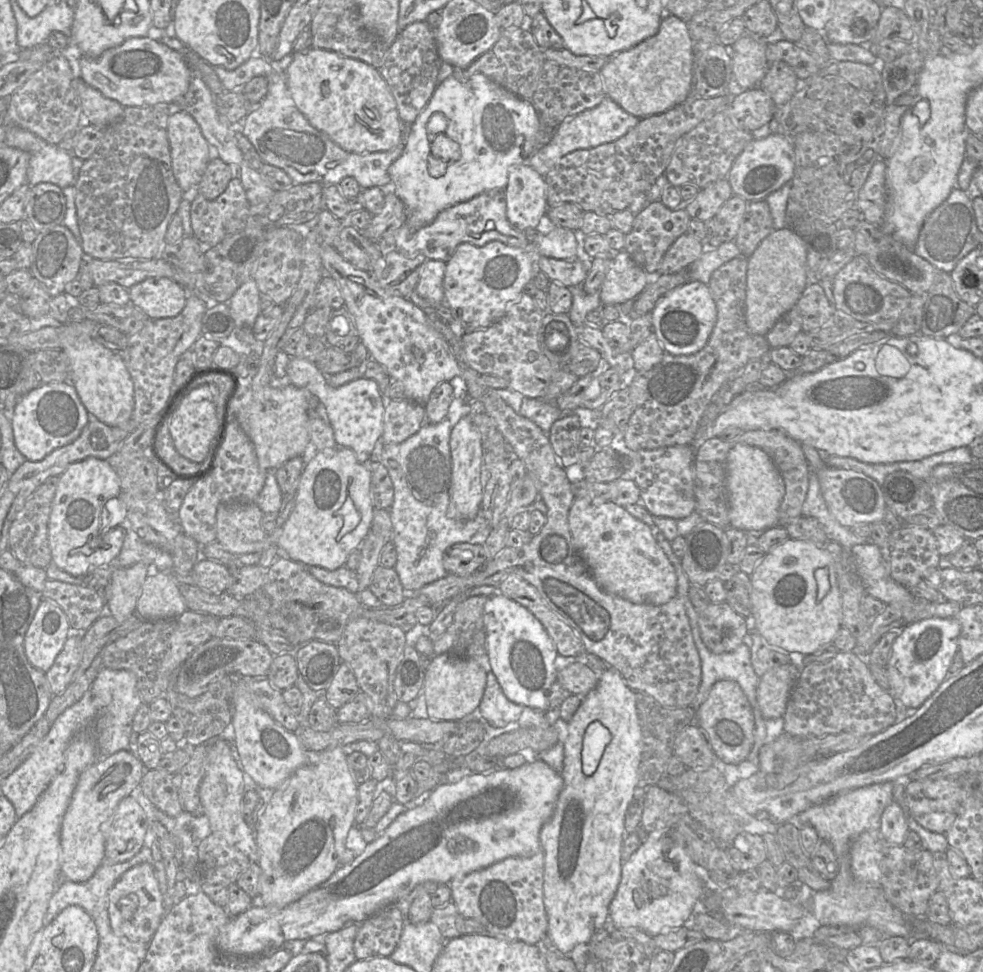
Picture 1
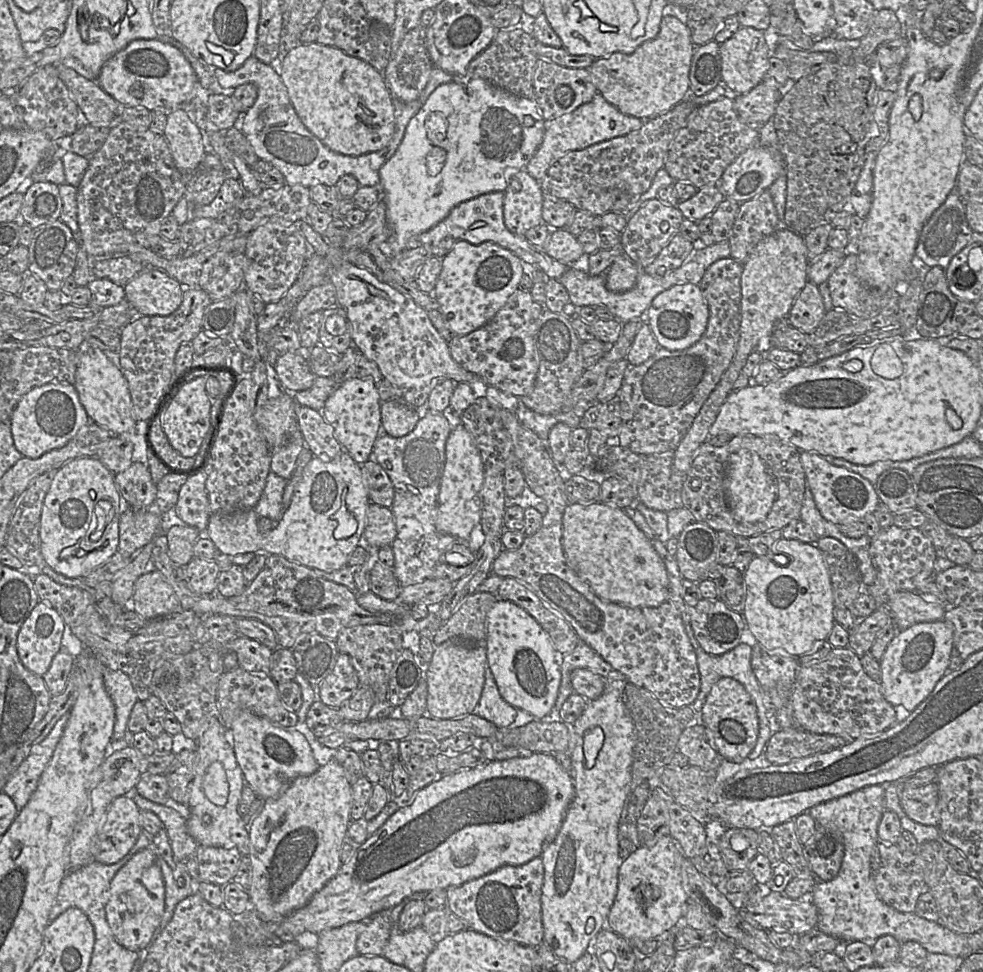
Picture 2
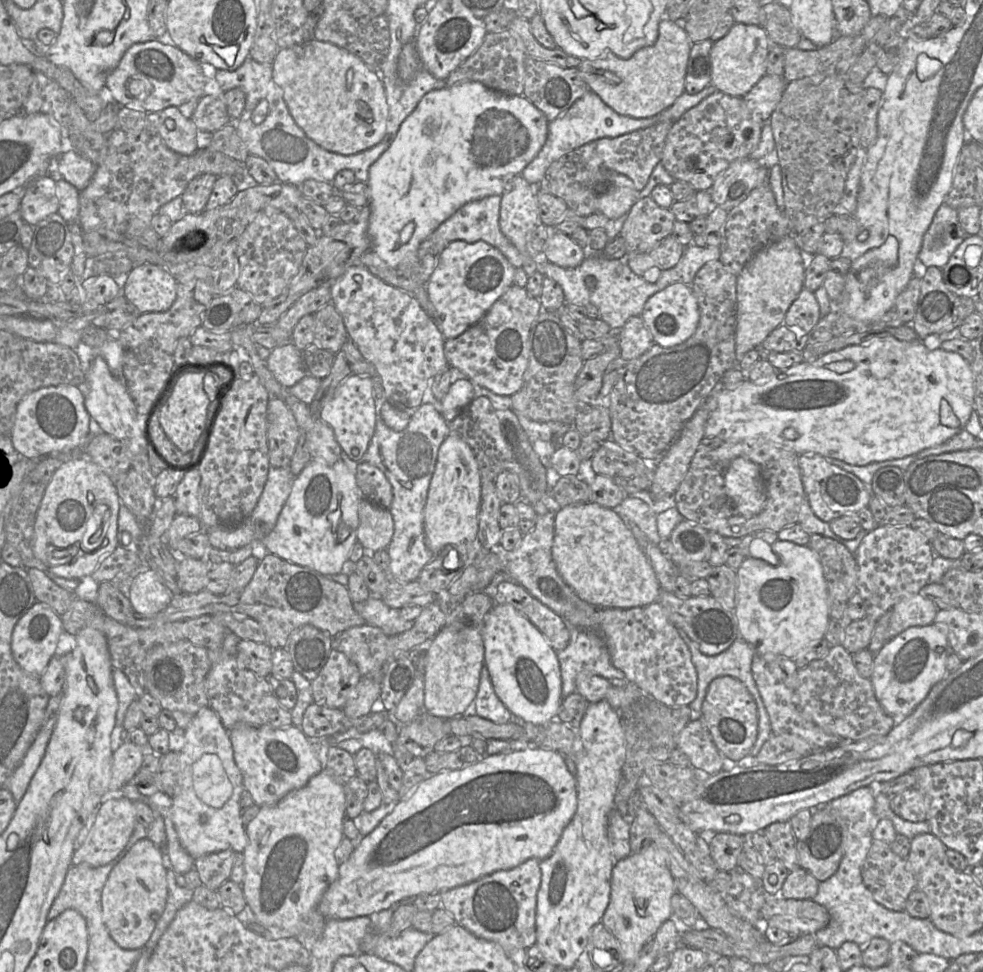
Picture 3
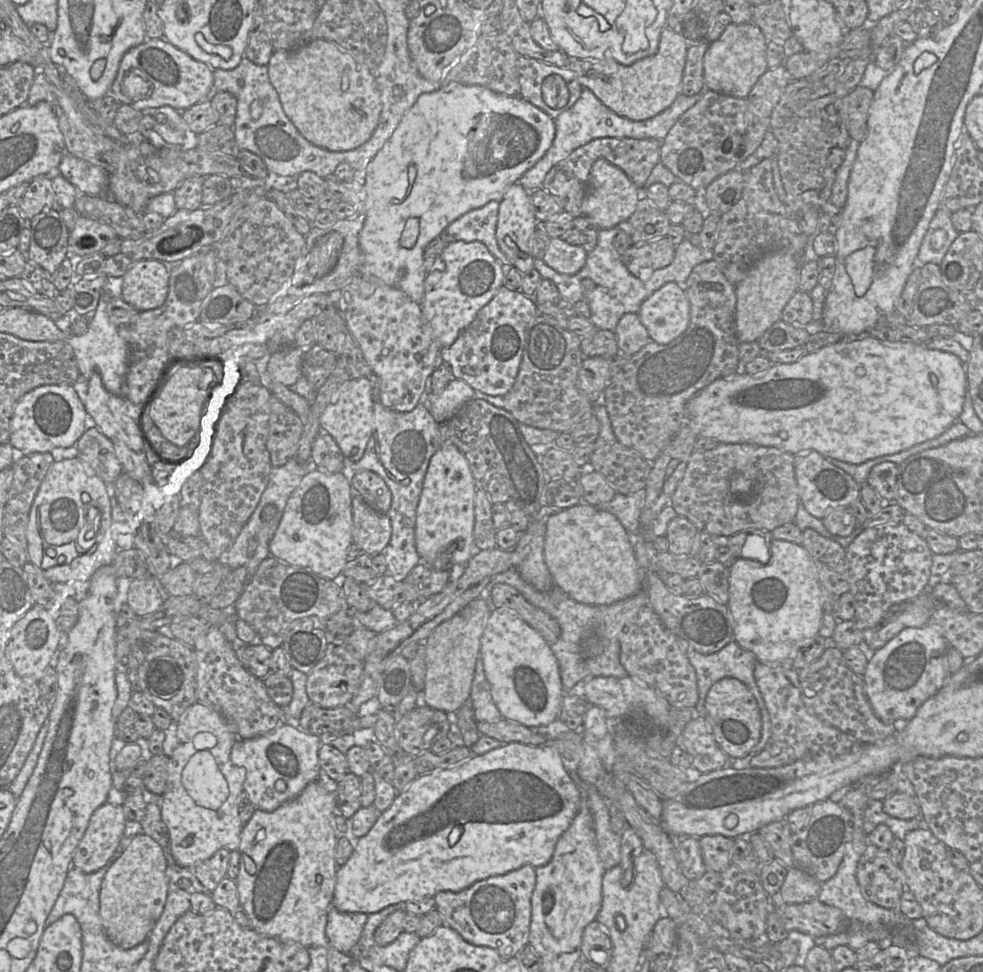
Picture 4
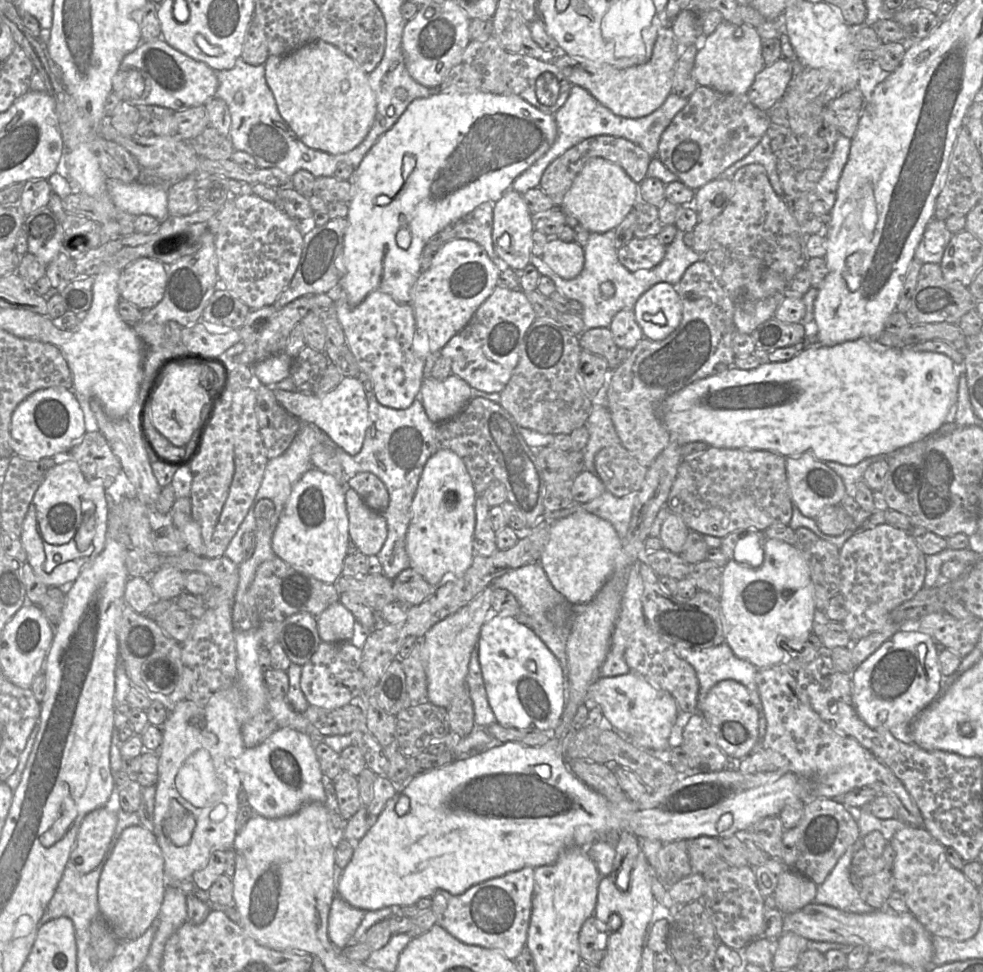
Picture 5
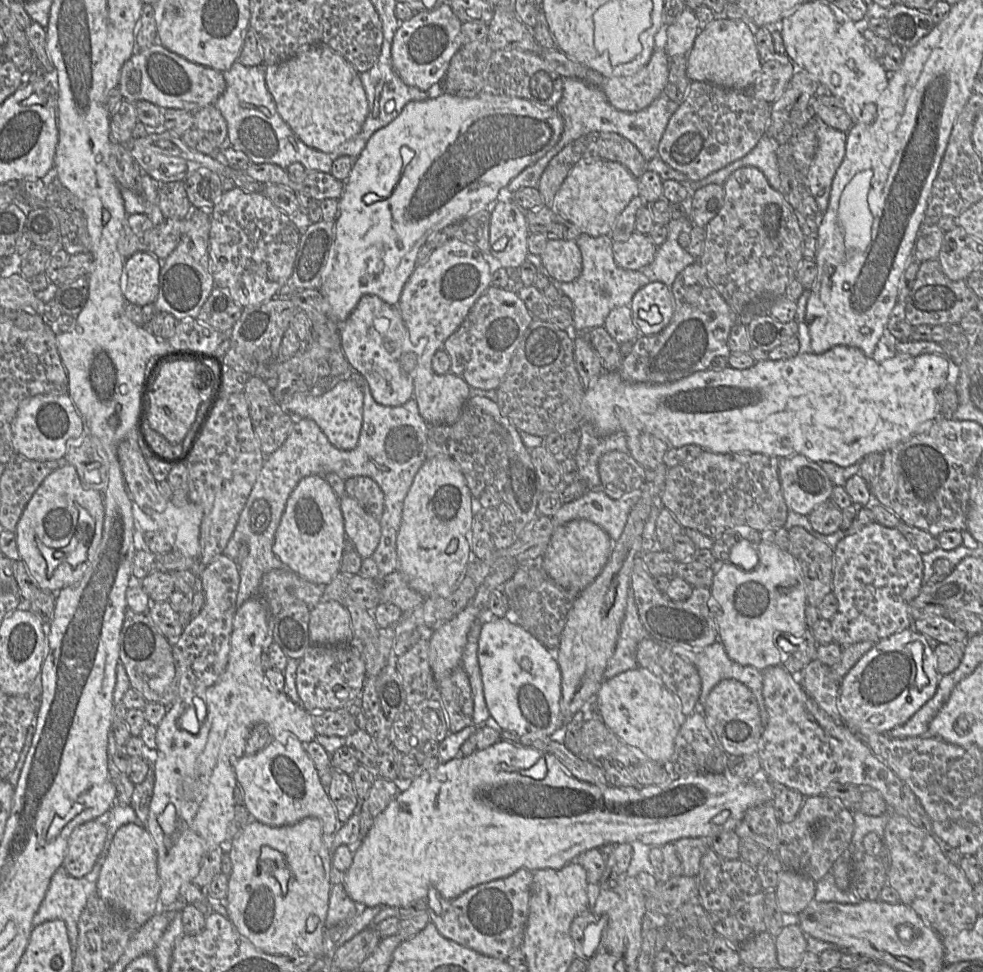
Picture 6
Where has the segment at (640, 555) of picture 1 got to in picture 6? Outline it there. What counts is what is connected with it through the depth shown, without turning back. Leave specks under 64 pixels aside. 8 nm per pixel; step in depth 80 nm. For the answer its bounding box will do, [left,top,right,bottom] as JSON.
[541,519,612,593]

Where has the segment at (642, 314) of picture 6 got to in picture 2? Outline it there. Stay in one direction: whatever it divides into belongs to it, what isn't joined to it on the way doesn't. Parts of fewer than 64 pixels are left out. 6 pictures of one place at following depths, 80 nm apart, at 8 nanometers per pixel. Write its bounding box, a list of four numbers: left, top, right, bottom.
[645,283,709,351]

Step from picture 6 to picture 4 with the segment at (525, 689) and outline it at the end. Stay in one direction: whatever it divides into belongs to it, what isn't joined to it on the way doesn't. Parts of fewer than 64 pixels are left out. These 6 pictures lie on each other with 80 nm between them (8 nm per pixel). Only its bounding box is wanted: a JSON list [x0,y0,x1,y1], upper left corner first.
[480,609,566,728]

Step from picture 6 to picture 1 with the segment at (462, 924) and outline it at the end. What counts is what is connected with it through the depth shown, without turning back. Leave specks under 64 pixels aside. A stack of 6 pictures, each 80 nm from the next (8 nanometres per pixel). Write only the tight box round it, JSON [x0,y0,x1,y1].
[449,850,548,944]

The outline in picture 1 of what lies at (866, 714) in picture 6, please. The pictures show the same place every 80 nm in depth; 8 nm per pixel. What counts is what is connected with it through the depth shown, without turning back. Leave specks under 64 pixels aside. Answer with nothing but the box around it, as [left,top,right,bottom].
[886,617,961,710]

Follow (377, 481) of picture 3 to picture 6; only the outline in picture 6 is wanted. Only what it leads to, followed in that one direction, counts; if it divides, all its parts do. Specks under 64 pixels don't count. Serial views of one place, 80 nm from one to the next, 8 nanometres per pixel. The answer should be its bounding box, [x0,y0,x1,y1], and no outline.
[345,476,384,519]

